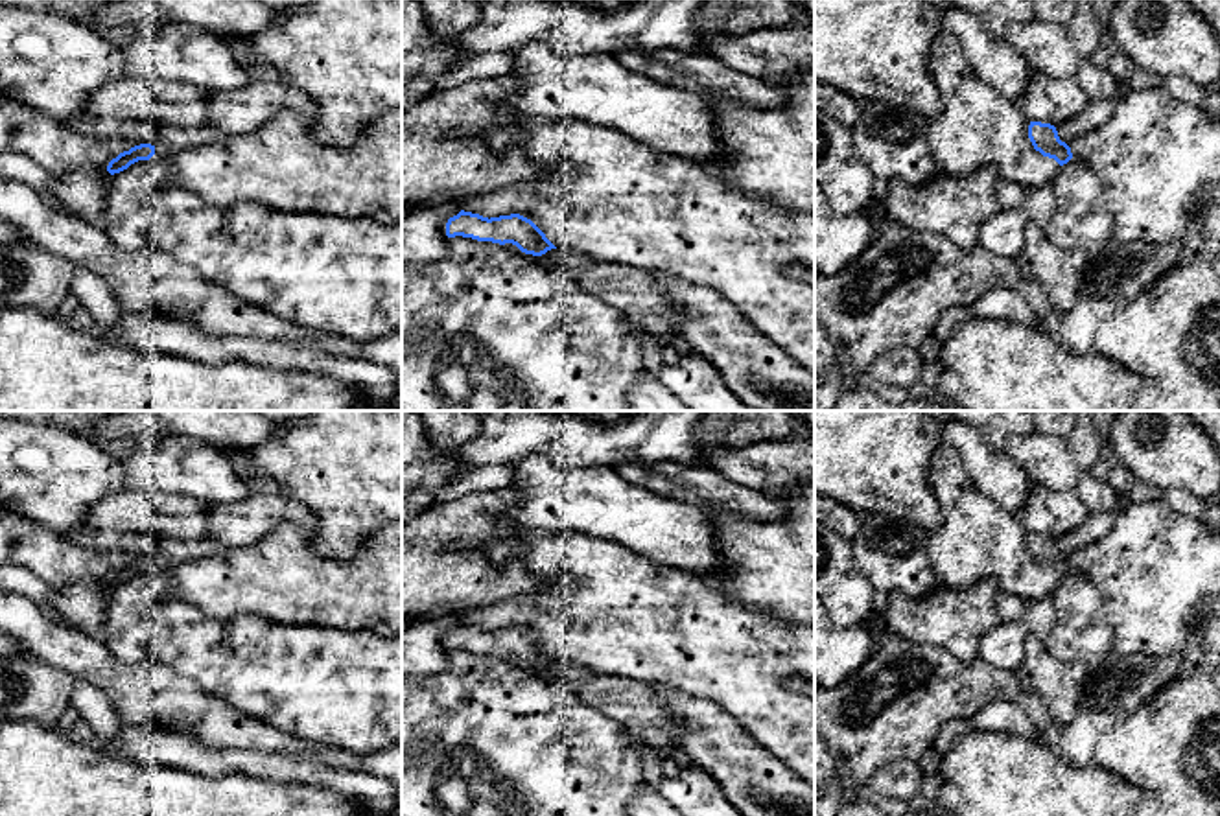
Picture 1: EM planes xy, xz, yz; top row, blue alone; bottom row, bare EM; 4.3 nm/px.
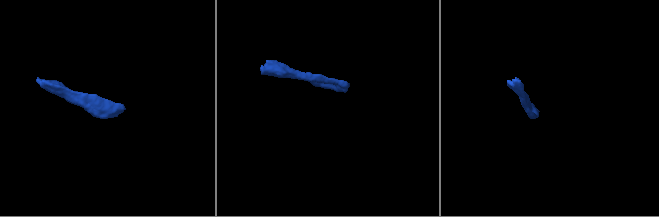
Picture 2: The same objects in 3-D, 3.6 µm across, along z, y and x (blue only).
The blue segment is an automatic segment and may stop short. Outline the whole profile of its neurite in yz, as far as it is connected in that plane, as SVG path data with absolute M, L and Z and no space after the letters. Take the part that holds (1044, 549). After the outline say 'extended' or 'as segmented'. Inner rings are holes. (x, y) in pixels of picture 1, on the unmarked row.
M1030 534L1028 551L1036 564L1054 571L1060 578L1073 571L1071 560L1060 553L1056 540L1050 536Z; as segmented

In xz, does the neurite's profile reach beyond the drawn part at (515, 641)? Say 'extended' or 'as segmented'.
as segmented

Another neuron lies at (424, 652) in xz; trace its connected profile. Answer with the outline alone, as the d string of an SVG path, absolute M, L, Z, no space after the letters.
M466 608L402 624L402 676L431 676L448 667L446 635L461 624Z

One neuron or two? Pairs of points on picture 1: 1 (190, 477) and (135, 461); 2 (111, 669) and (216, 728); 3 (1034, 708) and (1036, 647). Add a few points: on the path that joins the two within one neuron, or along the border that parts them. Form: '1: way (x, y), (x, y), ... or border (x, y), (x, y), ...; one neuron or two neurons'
1: way (177, 466), (148, 466); one neuron
2: way (137, 691), (159, 695), (190, 710); one neuron
3: border (1016, 671), (1040, 695), (1055, 719); two neurons

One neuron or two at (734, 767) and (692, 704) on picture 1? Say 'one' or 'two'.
one

